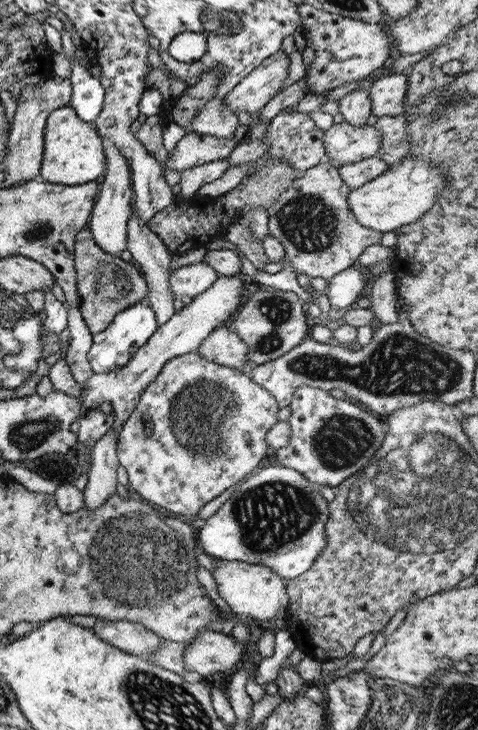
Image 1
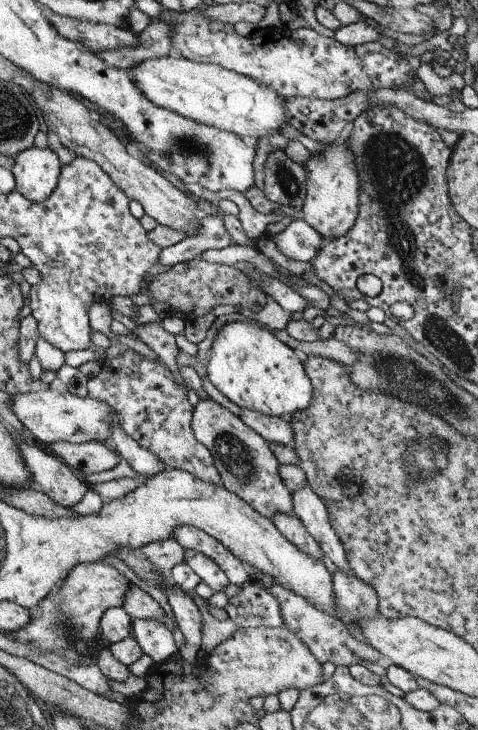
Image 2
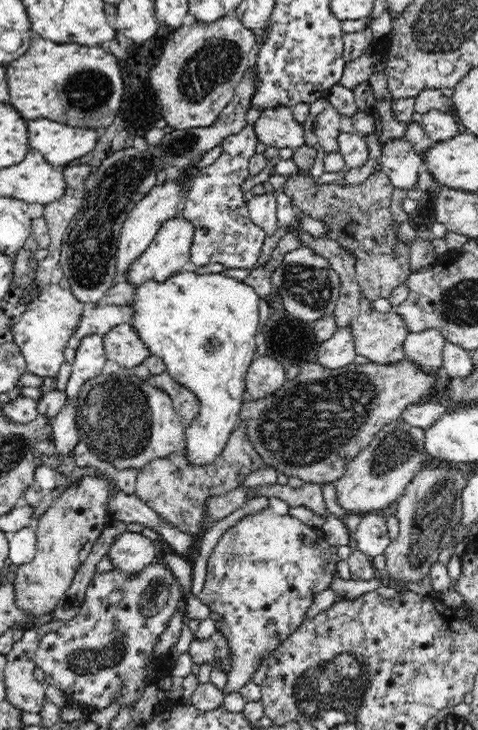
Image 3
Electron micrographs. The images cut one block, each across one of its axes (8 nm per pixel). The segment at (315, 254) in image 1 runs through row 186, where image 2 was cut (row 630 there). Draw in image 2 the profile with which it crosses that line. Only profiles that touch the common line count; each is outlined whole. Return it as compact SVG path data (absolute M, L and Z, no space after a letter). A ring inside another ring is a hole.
M268 583L263 585L263 588L271 593L278 603L283 626L307 647L320 665L331 662L335 667L348 667L351 664L363 665L363 662L376 662L378 656L376 650L367 643L358 641L339 619L315 609L303 597L277 583Z

